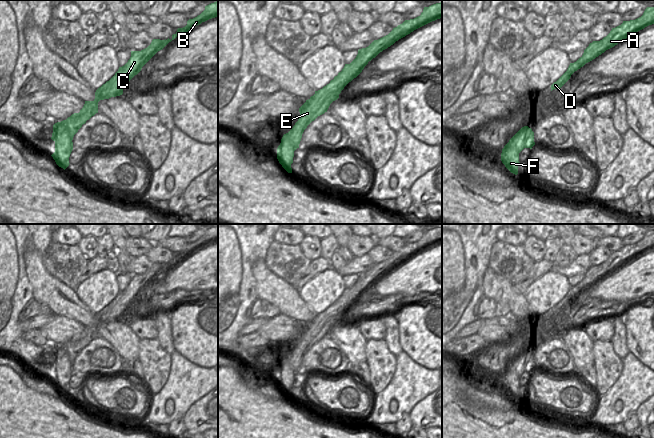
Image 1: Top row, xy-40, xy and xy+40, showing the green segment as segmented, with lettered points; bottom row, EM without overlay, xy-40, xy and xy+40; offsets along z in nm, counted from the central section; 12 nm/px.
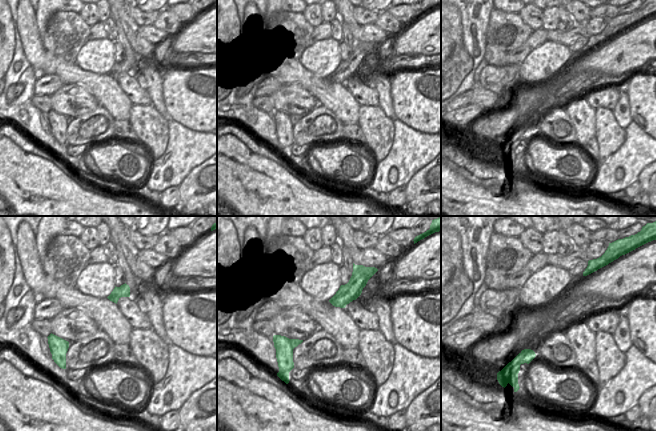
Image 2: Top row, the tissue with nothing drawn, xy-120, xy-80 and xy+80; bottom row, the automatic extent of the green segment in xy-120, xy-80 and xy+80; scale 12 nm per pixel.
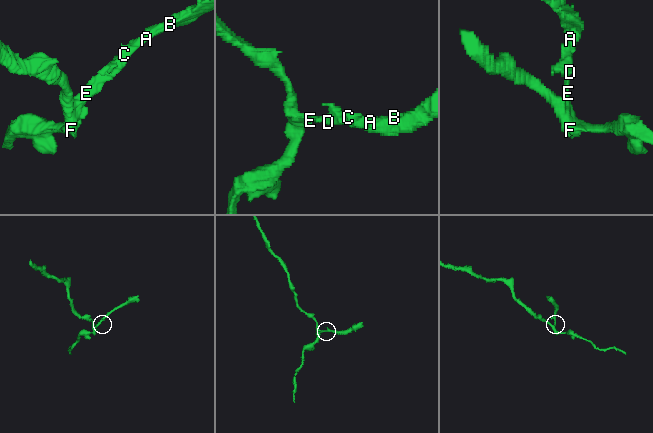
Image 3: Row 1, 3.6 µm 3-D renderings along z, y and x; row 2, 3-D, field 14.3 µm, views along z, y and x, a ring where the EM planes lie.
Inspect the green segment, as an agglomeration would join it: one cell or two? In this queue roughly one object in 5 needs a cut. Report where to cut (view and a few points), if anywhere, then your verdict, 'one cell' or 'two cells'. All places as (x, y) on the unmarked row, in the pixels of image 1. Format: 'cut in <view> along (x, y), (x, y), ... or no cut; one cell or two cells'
cut in xy+40 along (512, 361), (514, 363), (522, 363), (528, 371); two cells

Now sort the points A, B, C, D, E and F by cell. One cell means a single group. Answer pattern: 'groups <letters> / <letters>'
groups A B C D E / F

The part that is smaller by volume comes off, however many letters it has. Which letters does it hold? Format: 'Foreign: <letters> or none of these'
Foreign: A, B, C, D, E

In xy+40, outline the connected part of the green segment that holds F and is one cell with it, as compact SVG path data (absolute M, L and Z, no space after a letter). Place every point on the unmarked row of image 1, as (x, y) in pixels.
M511 362L509 366L504 370L501 377L501 385L505 391L513 398L518 398L519 390L519 377L528 372L526 366L522 363L514 364Z

